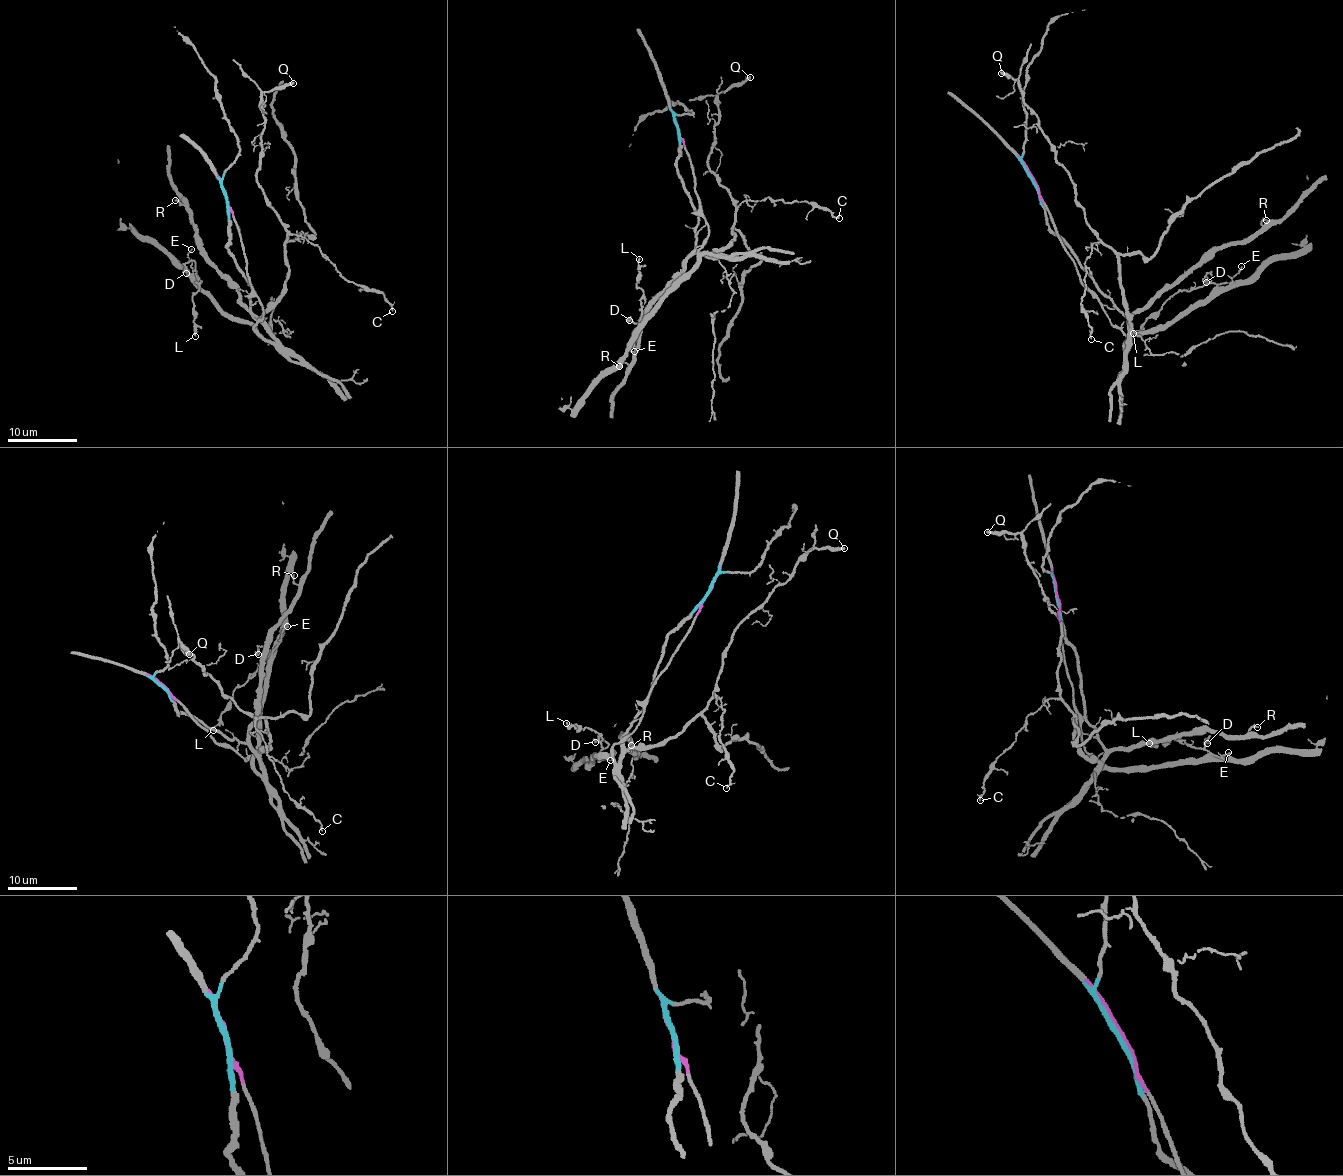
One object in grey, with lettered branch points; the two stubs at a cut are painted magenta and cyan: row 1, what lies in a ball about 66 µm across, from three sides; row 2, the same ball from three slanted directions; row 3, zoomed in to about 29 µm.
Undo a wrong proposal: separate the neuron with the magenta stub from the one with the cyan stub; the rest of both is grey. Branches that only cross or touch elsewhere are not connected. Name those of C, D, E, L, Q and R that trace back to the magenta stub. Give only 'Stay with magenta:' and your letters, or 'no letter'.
Stay with magenta: D, E, L

